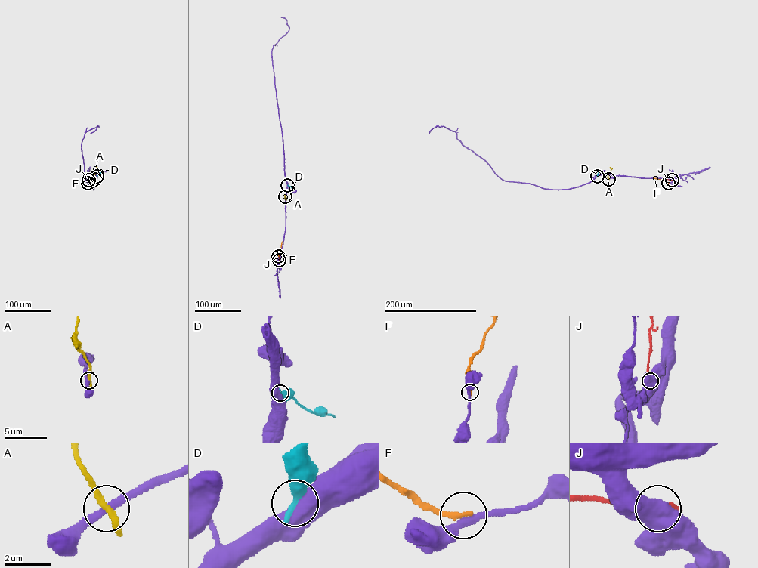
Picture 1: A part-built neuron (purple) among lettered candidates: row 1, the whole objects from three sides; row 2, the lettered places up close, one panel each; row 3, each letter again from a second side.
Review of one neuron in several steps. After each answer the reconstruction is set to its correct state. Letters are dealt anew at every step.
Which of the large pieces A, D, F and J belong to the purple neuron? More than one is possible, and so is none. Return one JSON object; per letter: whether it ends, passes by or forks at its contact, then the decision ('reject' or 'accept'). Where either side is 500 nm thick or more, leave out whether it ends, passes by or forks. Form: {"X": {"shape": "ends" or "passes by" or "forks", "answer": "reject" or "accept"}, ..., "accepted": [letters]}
{"A": {"shape": "passes by", "answer": "reject"}, "D": {"answer": "reject"}, "F": {"shape": "ends", "answer": "reject"}, "J": {"answer": "reject"}, "accepted": []}

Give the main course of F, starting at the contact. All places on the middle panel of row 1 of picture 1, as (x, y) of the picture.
F: (278, 256), (282, 241)

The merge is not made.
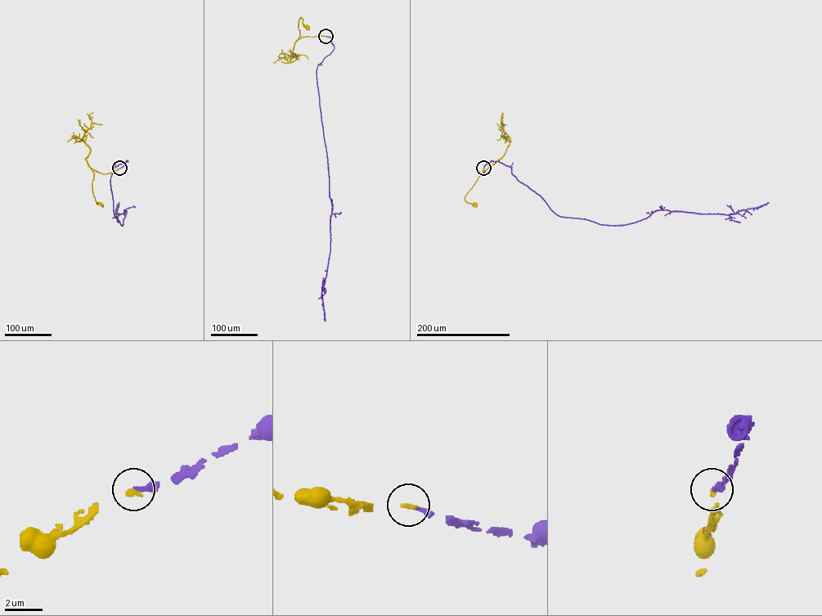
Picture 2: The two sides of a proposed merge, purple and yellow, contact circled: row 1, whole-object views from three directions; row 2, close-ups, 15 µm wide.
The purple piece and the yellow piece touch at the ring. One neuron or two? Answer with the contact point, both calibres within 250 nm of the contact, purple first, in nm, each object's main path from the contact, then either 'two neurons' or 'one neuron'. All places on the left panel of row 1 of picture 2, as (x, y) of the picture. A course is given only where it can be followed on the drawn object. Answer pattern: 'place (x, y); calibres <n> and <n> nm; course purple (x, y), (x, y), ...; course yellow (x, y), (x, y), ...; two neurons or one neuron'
place (119, 168); calibres 200 and 220 nm; course purple (119, 168), (128, 161), (114, 167), (110, 179), (114, 213), (122, 225), (126, 211), (116, 213), (119, 202); course yellow (119, 168), (105, 174), (92, 169), (92, 191), (96, 203), (101, 204); one neuron

